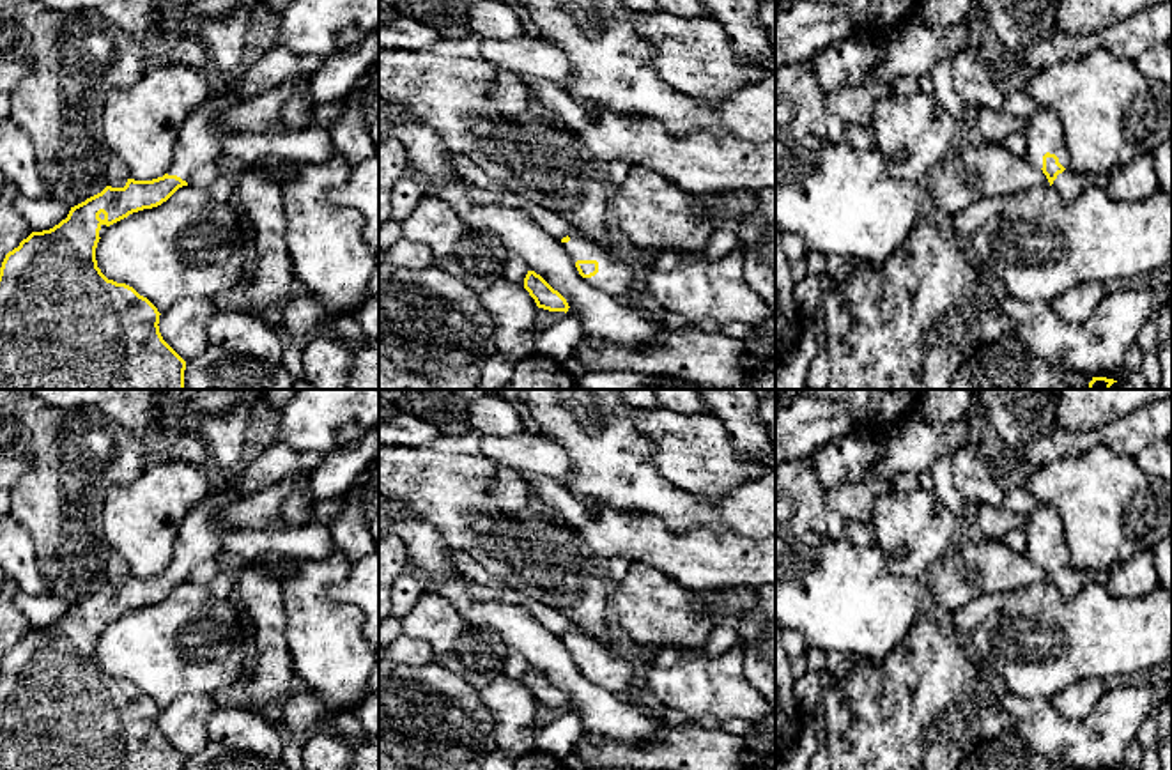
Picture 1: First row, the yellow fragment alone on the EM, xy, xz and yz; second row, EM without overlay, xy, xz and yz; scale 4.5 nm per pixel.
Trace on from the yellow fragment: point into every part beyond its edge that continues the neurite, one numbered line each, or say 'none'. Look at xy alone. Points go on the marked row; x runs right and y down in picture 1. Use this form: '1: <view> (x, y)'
1: xy (200, 140)

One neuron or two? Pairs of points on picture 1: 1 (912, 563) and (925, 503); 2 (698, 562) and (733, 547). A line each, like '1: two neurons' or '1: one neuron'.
1: one neuron
2: one neuron

